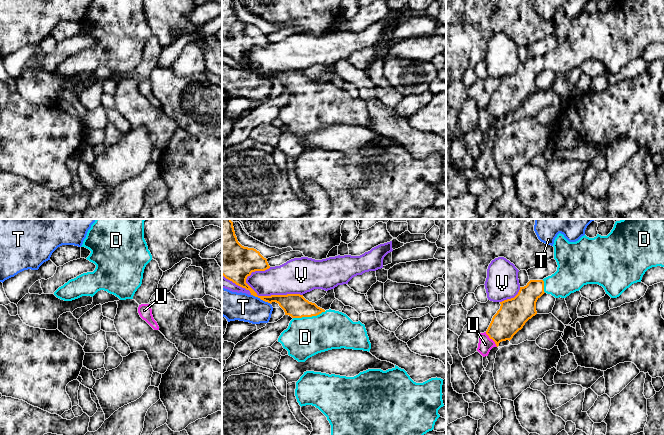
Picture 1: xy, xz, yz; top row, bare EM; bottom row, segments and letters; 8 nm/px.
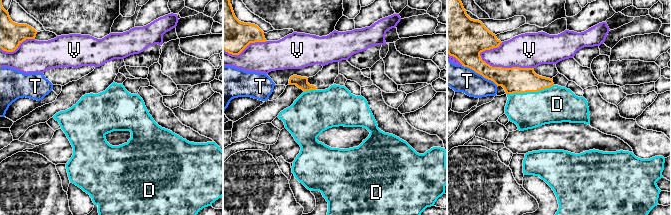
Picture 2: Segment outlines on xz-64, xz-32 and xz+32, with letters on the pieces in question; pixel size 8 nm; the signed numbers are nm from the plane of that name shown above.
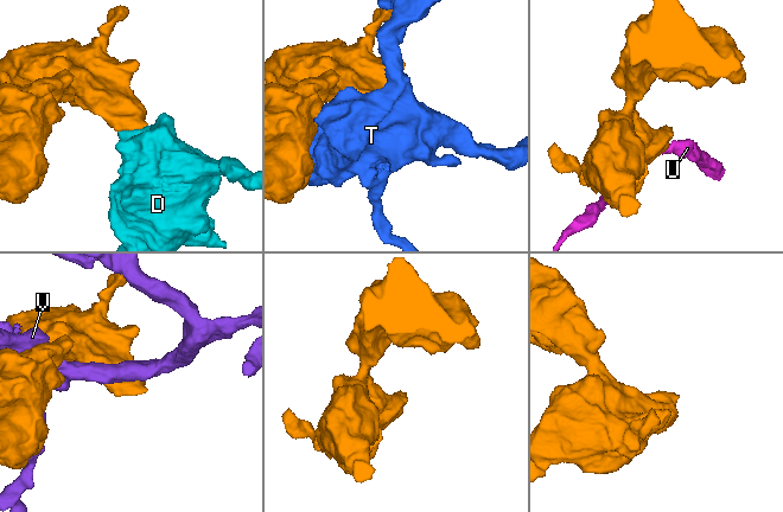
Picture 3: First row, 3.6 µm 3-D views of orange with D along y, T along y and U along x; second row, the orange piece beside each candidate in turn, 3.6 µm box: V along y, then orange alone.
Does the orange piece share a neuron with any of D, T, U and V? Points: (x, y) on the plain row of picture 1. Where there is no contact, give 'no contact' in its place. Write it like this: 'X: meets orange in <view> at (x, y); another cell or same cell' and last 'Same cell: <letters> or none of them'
D: meets orange in xz at (309, 92); same cell
T: meets orange in xz at (261, 75); another cell
U: meets orange in yz at (491, 114); another cell
V: meets orange in xz at (272, 71); another cell
Same cell: D

